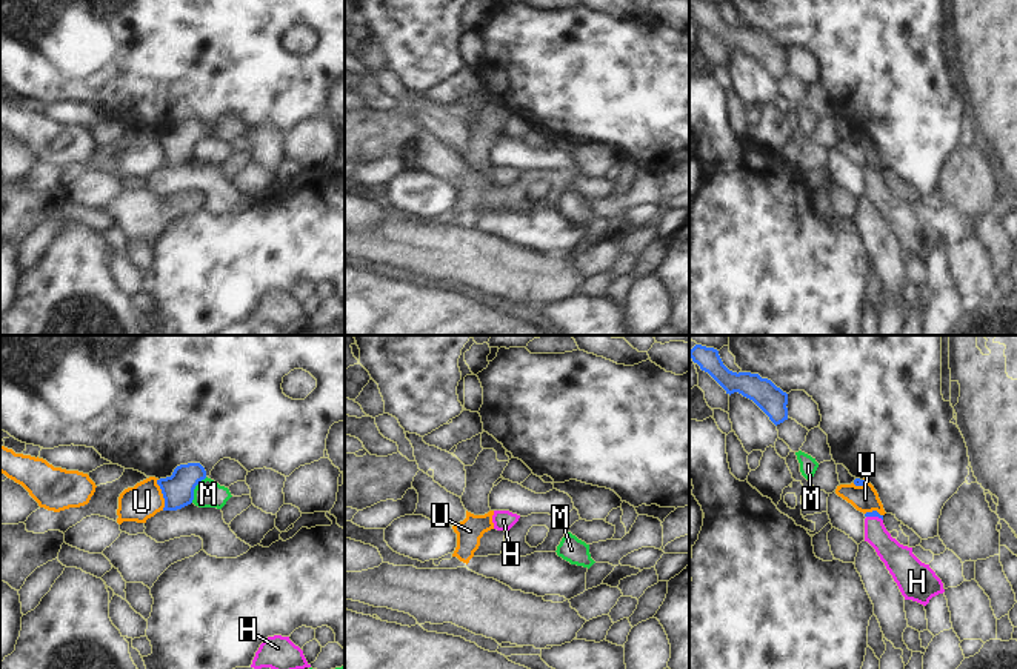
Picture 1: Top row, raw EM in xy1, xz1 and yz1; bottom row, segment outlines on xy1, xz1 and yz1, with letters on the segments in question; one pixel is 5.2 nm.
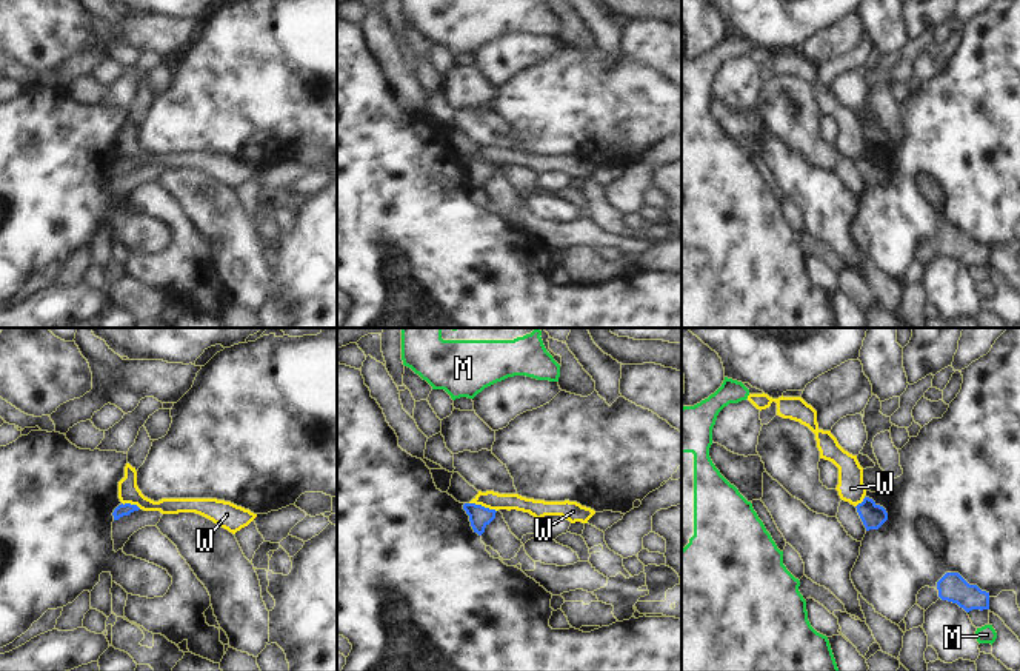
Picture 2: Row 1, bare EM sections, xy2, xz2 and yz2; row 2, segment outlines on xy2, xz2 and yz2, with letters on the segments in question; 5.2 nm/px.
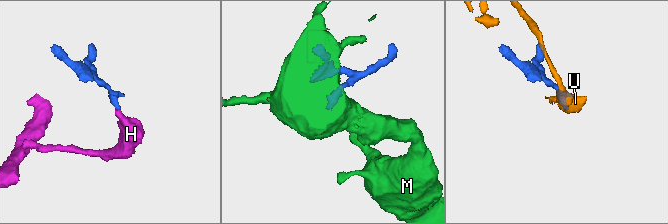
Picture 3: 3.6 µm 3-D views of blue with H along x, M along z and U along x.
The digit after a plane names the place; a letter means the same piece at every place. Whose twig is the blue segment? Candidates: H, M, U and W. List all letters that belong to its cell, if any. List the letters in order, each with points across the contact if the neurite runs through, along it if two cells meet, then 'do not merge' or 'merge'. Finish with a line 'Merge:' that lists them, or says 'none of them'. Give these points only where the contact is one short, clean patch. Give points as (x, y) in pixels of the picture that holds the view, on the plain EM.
H: across yz1 (874, 168), (874, 171), (877, 193), (896, 213) | merge
M: along xy1 (206, 133), (196, 142), (191, 157) | do not merge
U: along xy1 (157, 134), (163, 165) | do not merge
W: along xz2 (470, 157), (496, 166) | do not merge
Merge: H

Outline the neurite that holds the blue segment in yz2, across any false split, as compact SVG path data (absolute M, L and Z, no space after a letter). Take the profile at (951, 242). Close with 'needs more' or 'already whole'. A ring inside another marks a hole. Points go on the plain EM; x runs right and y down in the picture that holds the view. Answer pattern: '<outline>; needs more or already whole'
M946 228L937 237L938 252L957 259L966 268L989 265L989 248L977 240L969 240L958 228Z; already whole

